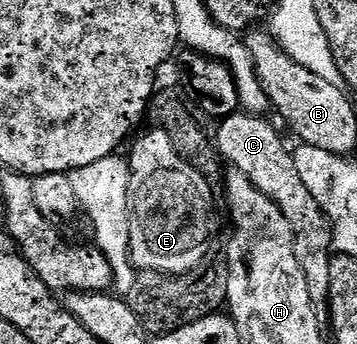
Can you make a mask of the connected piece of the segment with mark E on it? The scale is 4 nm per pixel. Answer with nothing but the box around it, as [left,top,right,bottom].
[128,126,214,272]

